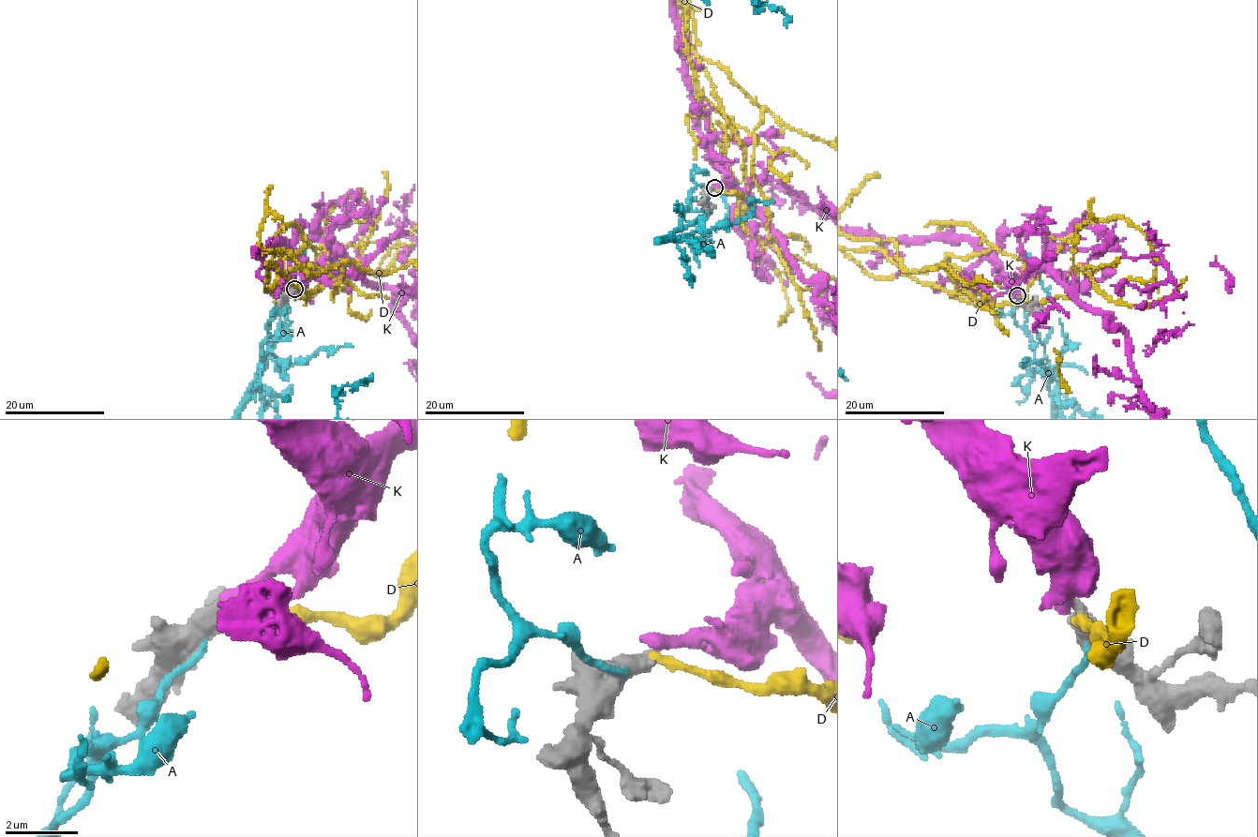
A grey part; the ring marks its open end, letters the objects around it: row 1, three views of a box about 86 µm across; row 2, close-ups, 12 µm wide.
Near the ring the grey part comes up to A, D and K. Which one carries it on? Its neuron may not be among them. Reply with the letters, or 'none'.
none

